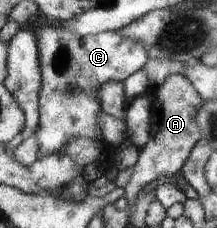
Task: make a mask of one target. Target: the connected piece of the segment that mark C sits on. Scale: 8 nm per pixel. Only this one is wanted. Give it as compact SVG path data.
M37 16L33 24L29 24L33 32L38 35L38 43L40 44L41 52L41 72L42 83L44 89L40 95L40 114L38 122L38 145L40 149L36 159L42 159L50 153L58 153L63 151L64 145L68 139L74 137L84 137L90 141L105 141L100 135L100 123L98 117L103 113L100 109L100 85L106 81L124 81L133 73L146 65L149 60L148 51L144 49L144 45L140 41L122 37L122 31L104 31L94 35L76 35L72 31L64 31L60 29L54 21L51 21L46 16Z

